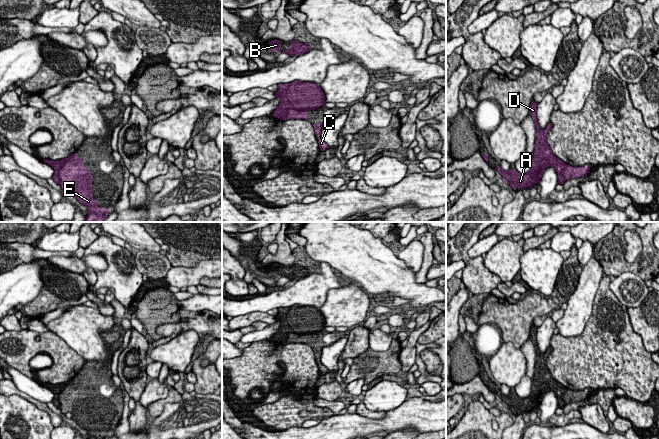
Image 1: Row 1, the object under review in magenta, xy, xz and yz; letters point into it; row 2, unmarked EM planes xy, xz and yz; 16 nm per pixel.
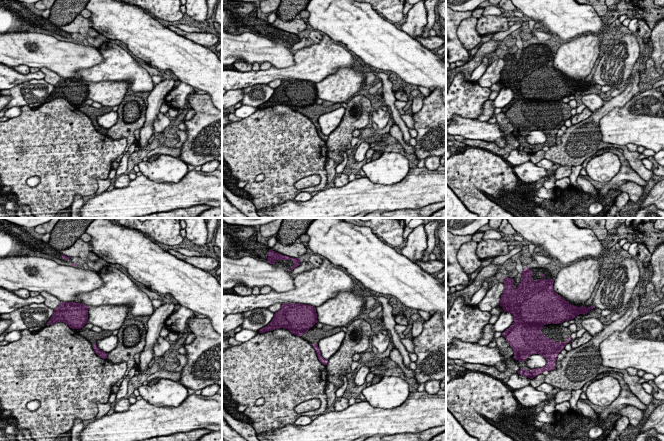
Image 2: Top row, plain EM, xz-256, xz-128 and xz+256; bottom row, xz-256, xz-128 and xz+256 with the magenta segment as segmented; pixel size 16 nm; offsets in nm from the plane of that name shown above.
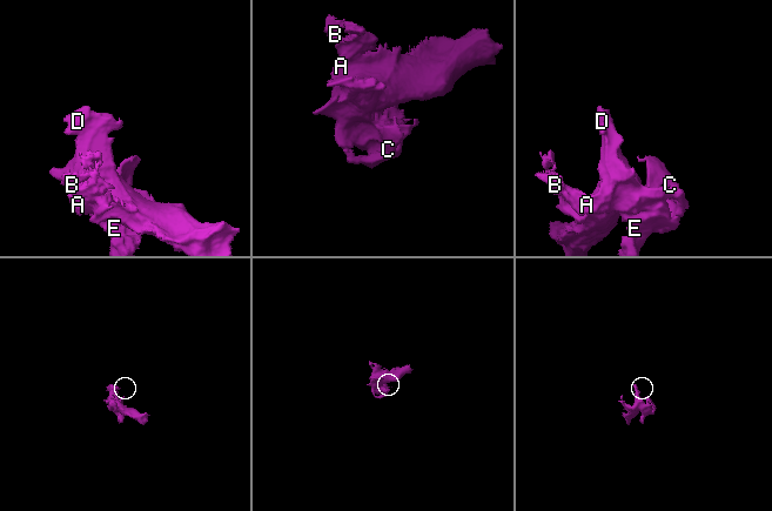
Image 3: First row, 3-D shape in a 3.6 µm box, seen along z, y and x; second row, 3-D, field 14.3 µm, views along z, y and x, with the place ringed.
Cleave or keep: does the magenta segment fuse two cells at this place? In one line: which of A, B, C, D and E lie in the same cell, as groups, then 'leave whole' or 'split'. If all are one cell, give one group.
A B D / C E; split

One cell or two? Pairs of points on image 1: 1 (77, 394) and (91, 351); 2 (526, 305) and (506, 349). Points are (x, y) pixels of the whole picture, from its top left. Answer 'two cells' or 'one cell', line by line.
1: two cells
2: two cells

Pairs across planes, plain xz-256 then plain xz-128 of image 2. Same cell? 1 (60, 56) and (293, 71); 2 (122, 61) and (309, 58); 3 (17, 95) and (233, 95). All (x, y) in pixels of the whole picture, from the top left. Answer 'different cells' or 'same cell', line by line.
1: different cells
2: same cell
3: different cells

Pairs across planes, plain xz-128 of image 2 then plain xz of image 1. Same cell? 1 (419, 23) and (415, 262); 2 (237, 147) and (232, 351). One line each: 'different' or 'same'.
1: same
2: different

